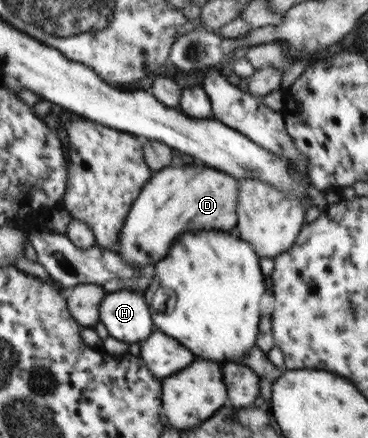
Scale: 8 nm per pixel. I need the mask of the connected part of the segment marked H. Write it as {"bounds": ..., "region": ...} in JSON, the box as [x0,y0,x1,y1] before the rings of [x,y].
{"bounds":[99,289,154,344],"region":[[[121,289],[106,293],[99,307],[100,321],[105,324],[109,336],[139,344],[154,330],[154,324],[144,295]]]}

